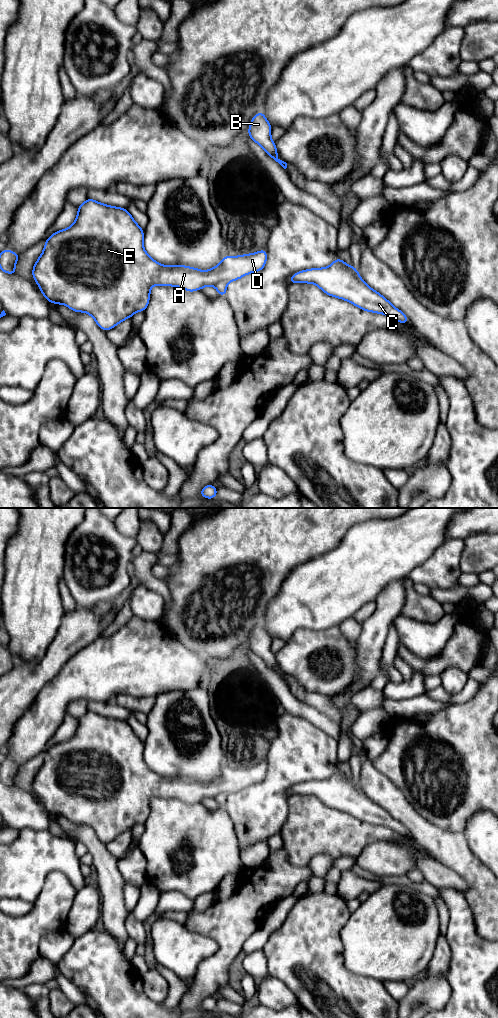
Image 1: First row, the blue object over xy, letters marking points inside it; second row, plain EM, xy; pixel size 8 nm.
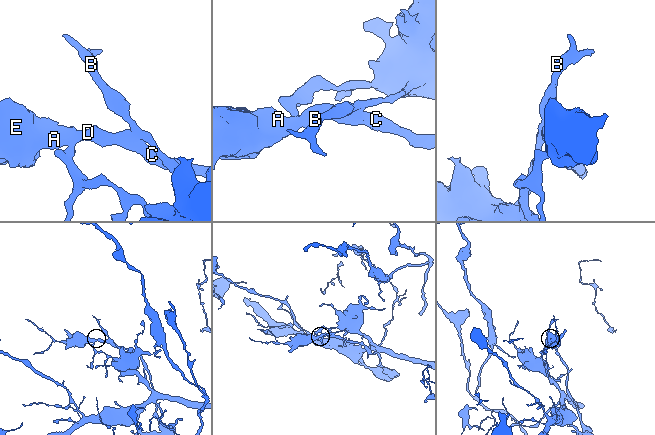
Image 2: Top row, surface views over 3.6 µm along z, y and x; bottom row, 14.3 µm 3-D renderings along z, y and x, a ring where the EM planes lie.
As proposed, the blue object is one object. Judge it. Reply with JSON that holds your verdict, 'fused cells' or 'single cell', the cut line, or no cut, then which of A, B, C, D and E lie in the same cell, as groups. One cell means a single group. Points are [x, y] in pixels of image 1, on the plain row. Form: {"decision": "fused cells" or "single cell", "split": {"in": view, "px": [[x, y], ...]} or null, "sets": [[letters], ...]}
{"decision": "fused cells", "split": {"in": "xy", "px": [[226, 794], [219, 793], [214, 797]]}, "sets": [["A", "C", "D", "E"], ["B"]]}

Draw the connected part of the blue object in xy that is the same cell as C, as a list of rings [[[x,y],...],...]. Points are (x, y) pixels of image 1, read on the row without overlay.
[[[338,769],[326,780],[307,781],[292,787],[290,795],[312,795],[316,796],[324,805],[329,808],[346,812],[358,820],[373,825],[380,825],[391,829],[399,835],[409,836],[407,828],[399,821],[394,819],[384,808],[370,800],[360,789],[354,778],[347,777]]]

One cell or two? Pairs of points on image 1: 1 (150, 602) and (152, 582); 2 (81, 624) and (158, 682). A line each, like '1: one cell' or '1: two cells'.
1: two cells
2: two cells

